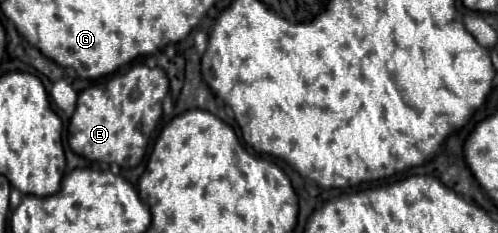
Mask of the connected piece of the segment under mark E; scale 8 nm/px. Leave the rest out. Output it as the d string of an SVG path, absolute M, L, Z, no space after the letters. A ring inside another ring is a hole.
M135 63L127 73L113 75L111 79L107 79L103 83L95 83L95 85L83 89L79 93L75 113L71 115L71 121L67 127L69 147L75 153L85 155L95 161L107 161L107 163L115 161L119 167L135 167L143 159L147 143L149 143L153 131L157 129L157 123L161 119L161 101L167 95L167 91L169 91L169 79L167 79L165 71L161 67L147 67L145 63ZM133 91L139 93L137 99L131 99Z

